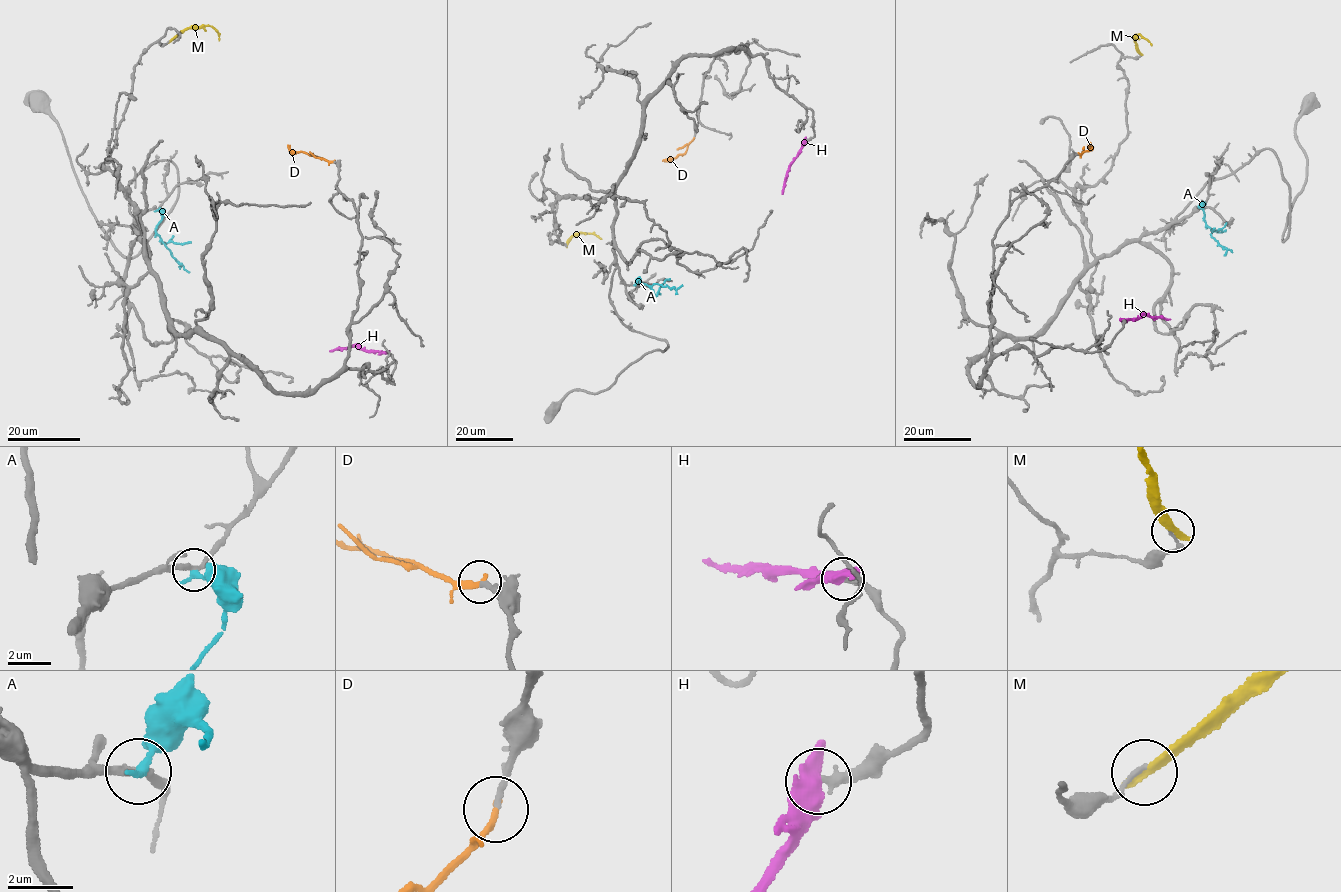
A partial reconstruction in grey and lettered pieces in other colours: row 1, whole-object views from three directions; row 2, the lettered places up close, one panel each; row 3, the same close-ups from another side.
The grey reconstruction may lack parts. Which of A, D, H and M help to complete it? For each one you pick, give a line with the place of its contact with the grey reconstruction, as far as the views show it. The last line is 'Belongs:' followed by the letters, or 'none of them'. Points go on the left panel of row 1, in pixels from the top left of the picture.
D: Touches grey at (333, 161)
Belongs: D

